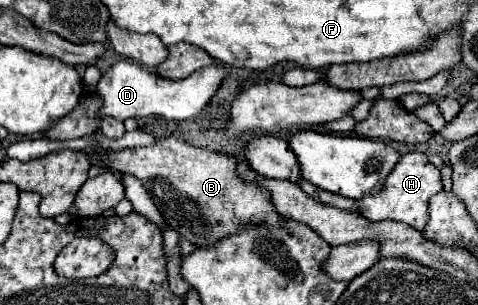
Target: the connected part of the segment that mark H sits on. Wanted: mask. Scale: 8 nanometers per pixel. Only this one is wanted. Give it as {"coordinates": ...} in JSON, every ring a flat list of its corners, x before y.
{"coordinates":[[410,152,400,158,400,162,394,166,394,172,390,172,380,192,364,196,364,200,358,200,358,212,362,212,362,216,372,222,396,220,410,224,416,230,424,230,424,226,428,224,428,200,440,190,442,180,438,168,432,166,422,152]]}

